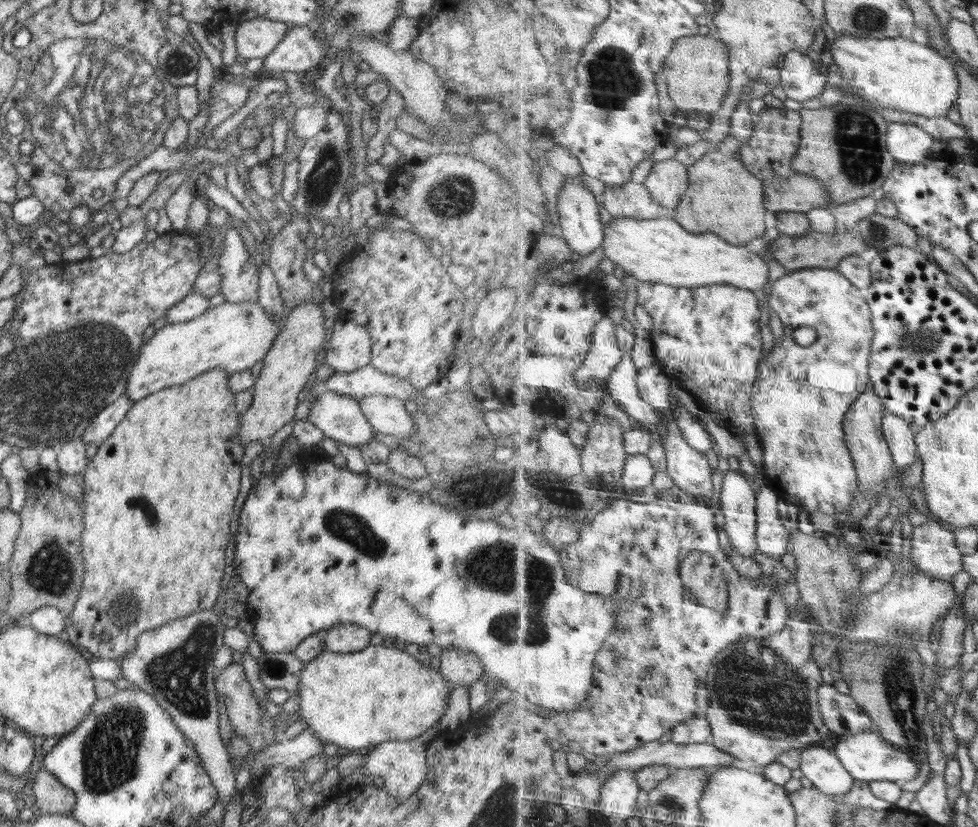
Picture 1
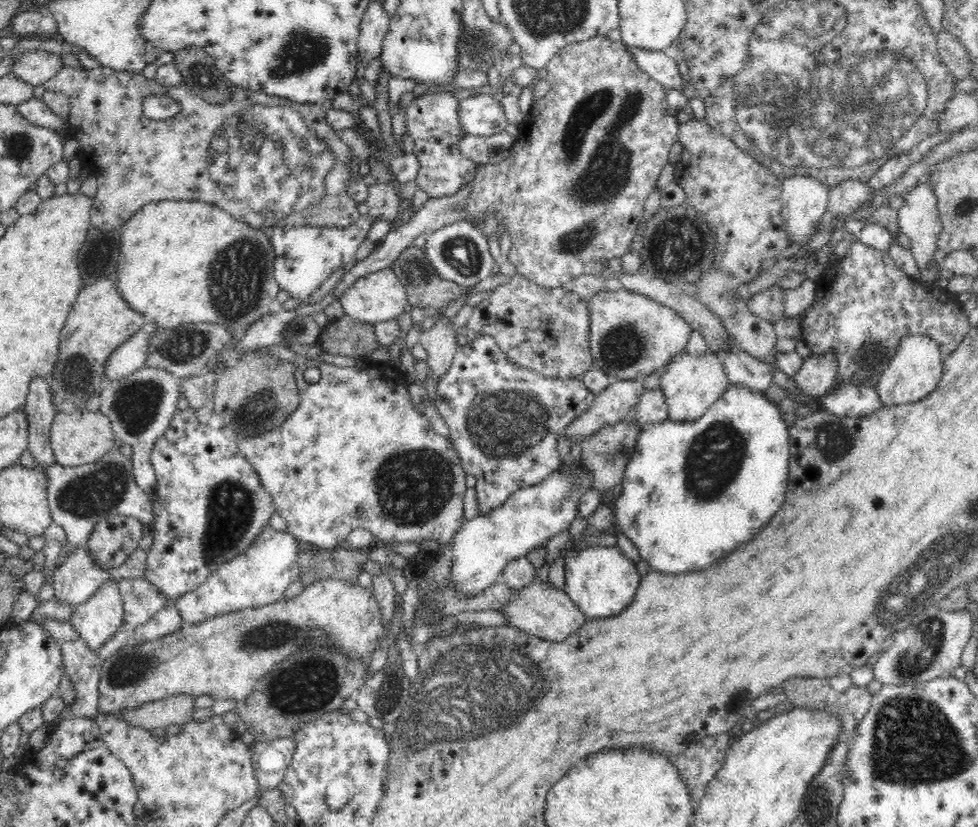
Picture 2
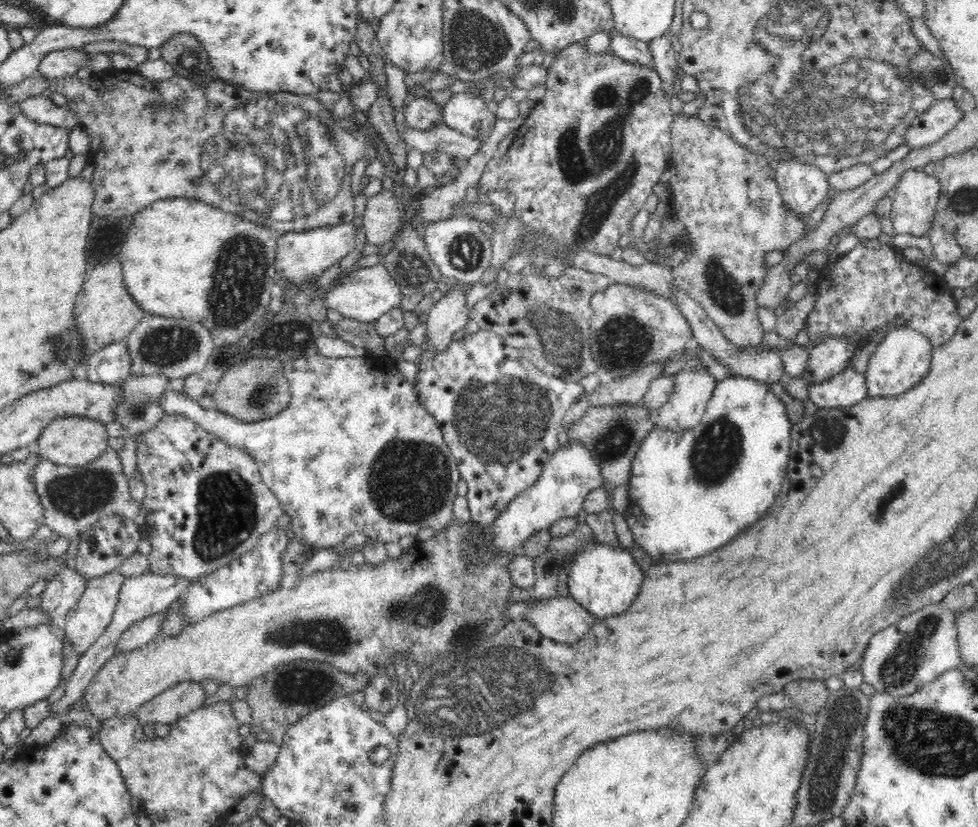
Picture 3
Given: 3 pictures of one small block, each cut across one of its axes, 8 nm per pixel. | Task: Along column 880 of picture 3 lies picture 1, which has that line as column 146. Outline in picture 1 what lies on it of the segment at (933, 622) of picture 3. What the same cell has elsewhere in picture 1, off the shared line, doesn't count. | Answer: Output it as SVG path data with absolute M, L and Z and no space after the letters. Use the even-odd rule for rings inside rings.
M216 605L186 617L168 622L156 630L138 635L135 649L119 660L119 670L126 680L150 694L183 732L201 760L217 796L228 805L236 794L236 774L229 761L227 746L218 732L218 706L214 689L214 656L224 645L224 628L218 618Z

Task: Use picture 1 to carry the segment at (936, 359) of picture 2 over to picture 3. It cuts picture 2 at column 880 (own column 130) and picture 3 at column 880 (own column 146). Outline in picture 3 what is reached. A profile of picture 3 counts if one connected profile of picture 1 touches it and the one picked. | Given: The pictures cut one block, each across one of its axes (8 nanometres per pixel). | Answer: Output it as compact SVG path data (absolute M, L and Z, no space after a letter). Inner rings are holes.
M901 326L891 330L870 356L864 375L868 396L895 397L906 393L929 371L932 349L930 339L912 327Z

